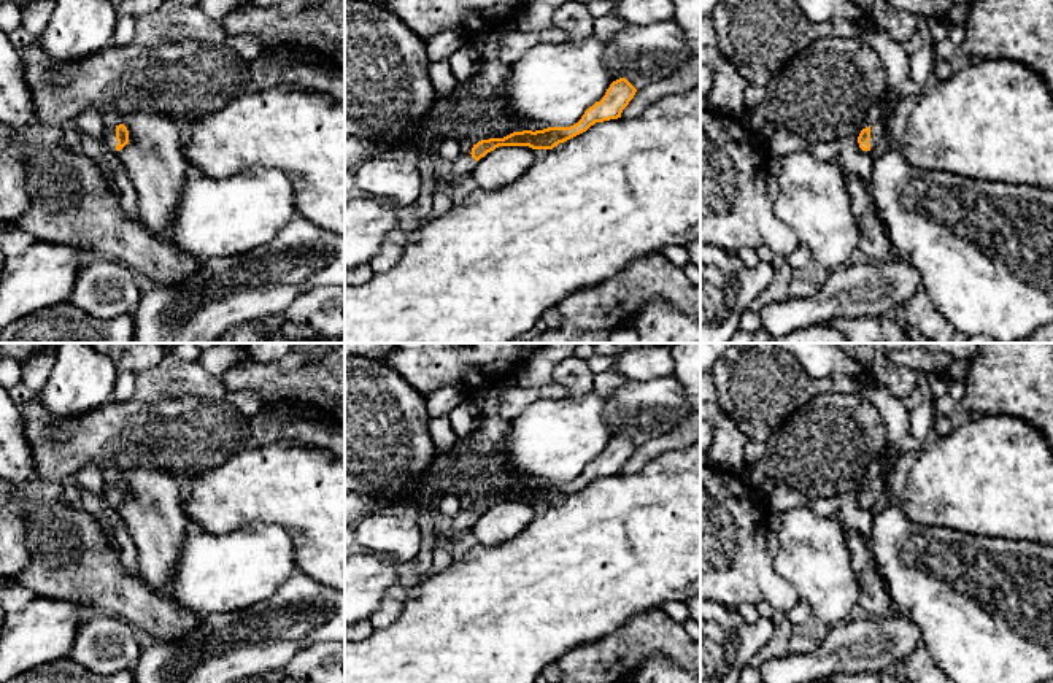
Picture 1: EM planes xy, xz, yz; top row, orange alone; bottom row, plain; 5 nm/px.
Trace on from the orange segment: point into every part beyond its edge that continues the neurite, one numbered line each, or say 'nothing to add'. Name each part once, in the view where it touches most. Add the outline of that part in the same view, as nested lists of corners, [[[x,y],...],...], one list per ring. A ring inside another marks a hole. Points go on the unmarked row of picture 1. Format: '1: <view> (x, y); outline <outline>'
1: xy (108, 490); outline [[[116,483],[105,484],[102,496],[110,502],[110,505],[116,507],[116,500],[118,500],[118,496],[116,496]]]

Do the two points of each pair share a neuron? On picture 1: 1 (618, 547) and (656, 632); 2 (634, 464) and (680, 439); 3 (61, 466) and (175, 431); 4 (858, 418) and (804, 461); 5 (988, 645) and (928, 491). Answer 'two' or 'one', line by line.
1: two
2: one
3: one
4: one
5: two

